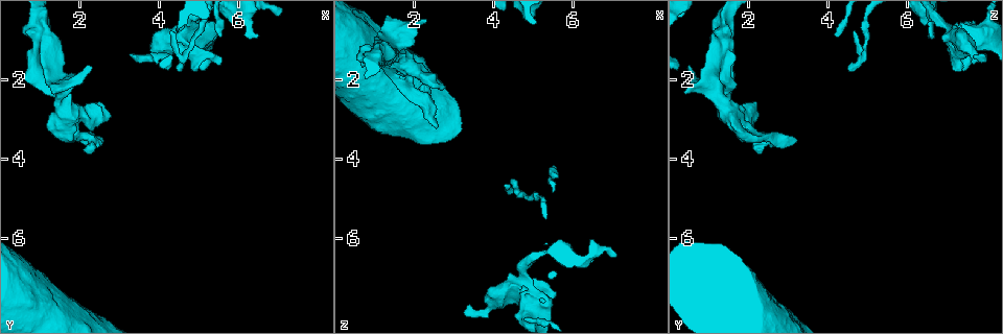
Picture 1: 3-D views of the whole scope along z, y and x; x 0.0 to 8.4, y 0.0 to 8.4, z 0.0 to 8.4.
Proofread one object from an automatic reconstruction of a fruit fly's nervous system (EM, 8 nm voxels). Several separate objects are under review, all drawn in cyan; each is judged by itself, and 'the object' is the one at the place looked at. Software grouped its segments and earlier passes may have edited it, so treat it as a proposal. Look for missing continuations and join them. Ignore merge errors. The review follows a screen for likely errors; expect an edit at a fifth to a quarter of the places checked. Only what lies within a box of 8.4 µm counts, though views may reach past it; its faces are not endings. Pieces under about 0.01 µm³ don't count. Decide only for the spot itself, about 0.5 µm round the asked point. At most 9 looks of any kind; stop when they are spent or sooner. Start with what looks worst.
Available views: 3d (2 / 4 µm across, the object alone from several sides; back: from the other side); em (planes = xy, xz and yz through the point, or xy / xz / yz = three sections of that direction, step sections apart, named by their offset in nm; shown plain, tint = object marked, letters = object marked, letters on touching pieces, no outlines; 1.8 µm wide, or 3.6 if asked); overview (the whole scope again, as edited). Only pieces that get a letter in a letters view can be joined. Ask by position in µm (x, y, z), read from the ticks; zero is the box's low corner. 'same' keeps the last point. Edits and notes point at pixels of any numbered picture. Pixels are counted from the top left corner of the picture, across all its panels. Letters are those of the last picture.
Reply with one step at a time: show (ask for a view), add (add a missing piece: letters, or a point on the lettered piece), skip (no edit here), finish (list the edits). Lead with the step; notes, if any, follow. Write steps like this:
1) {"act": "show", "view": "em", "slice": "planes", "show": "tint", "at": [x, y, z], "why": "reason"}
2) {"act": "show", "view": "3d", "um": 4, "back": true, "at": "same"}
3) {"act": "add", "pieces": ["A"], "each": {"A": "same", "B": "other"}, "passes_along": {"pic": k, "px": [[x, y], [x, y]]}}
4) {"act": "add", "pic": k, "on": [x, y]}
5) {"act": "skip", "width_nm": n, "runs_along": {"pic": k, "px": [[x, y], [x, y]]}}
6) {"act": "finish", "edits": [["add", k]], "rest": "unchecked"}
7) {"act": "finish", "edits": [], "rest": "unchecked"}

{"act": "show", "view": "em", "slice": "xz", "step": 4, "show": "letters", "at": [3.40, 1.40, 7.70], "why": "an open end"}

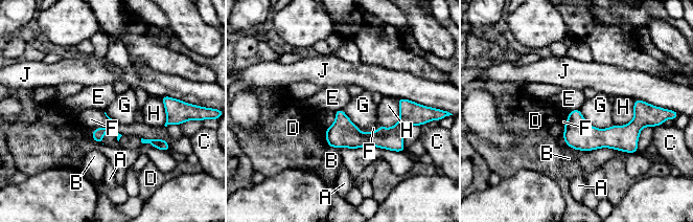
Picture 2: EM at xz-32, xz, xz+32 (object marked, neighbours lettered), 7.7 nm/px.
{"act": "skip", "each": {"A": "other", "B": "other", "C": "other", "D": "other", "E": "other", "F": "other", "G": "other", "H": "other", "J": "other"}, "border": {"pic": 2, "px": [[578, 109], [595, 127], [614, 125]]}, "found": "none of them fits"}

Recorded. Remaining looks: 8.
{"act": "show", "view": "em", "slice": "planes", "show": "letters", "at": [6.50, 0.90, 6.55], "why": "an open end"}

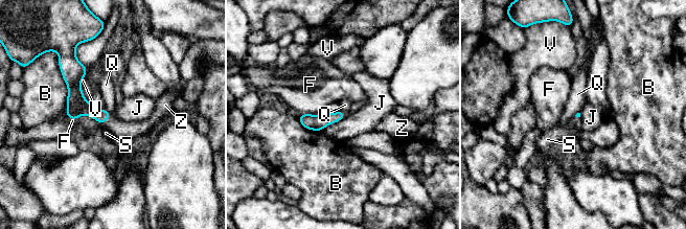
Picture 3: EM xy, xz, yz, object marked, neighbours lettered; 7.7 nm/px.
{"act": "add", "pieces": ["Z"], "each": {"B": "other", "F": "other", "J": "other", "Q": "other", "S": "other", "V": "other", "Z": "same"}, "passes_along": {"pic": 3, "px": [[77, 105], [105, 121], [117, 129]]}, "found": "the neuron continues"}

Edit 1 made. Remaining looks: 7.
{"act": "show", "view": "overview", "why": "redraw"}

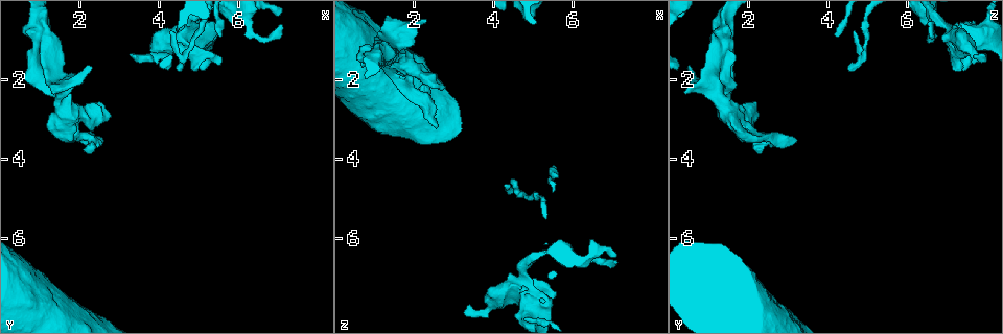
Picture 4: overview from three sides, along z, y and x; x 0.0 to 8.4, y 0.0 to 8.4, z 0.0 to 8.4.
{"act": "show", "view": "em", "slice": "planes", "show": "letters", "at": [2.05, 1.95, 1.15], "why": "branch stops here"}

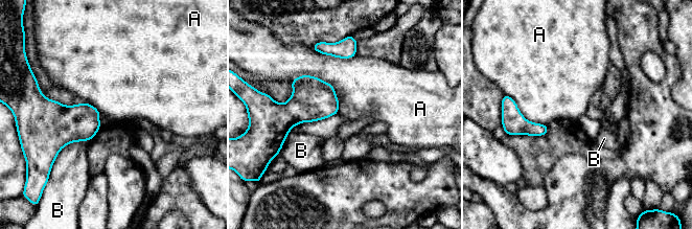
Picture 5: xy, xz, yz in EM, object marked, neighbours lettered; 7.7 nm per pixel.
{"act": "skip", "each": {"A": "other", "B": "other"}, "border": {"pic": 5, "px": [[293, 78], [329, 83], [338, 113]]}, "found": "no lettered piece goes on from it"}

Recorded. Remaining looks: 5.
{"act": "show", "view": "em", "um": 3.6, "slice": "xz", "step": 16, "show": "letters", "at": [2.05, 3.80, 2.25], "why": "branch stops here"}

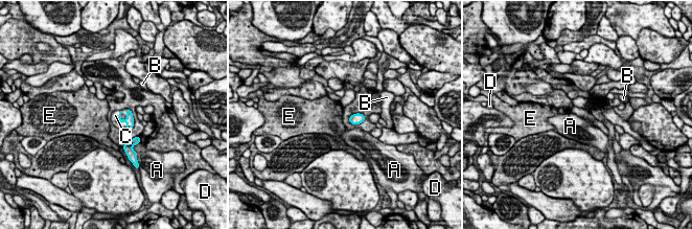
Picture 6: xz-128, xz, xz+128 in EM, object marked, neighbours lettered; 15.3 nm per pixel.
{"act": "add", "pieces": ["C"], "each": {"A": "other", "B": "other", "C": "same", "D": "other", "E": "other"}, "passes_along": {"pic": 6, "px": [[130, 119], [122, 120], [115, 115]]}, "found": "the neuron continues"}

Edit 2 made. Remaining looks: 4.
{"act": "finish", "edits": [["add", 3], ["add", 6]], "rest": "unchecked"}

